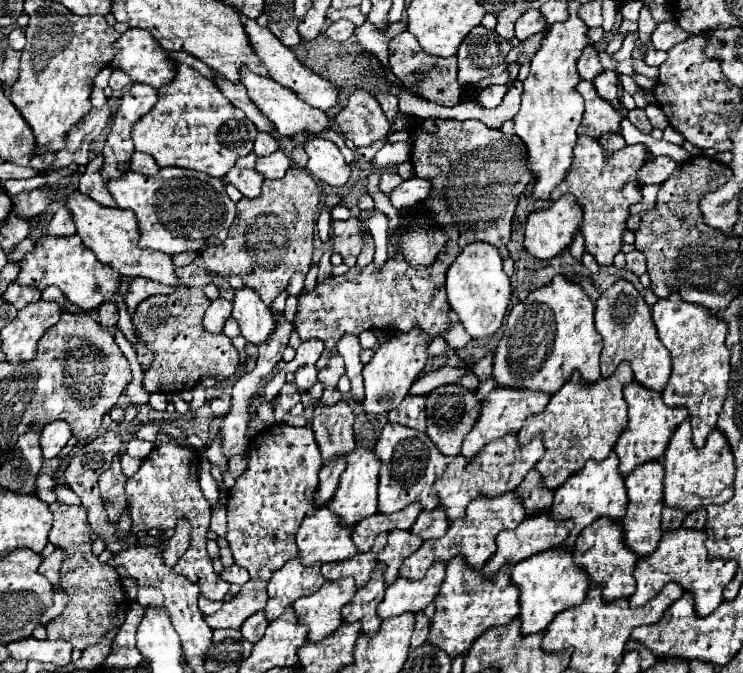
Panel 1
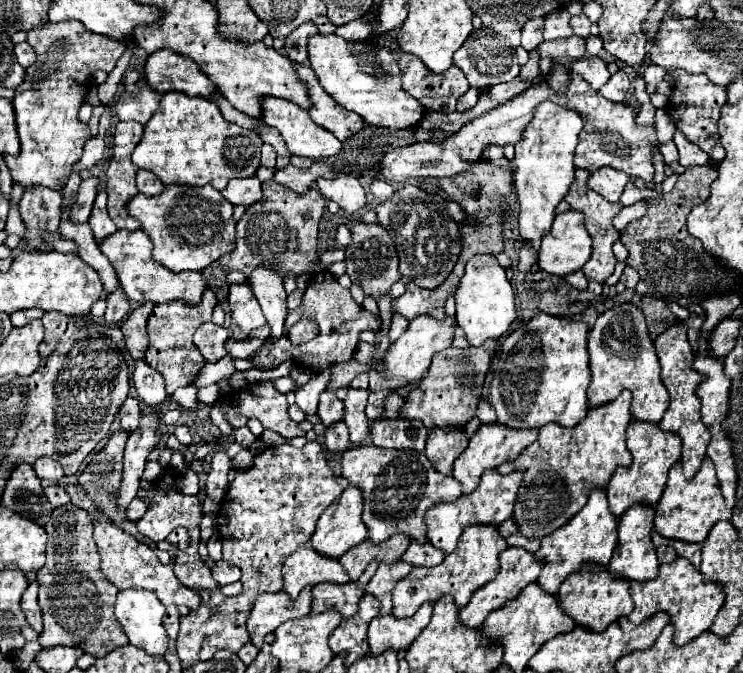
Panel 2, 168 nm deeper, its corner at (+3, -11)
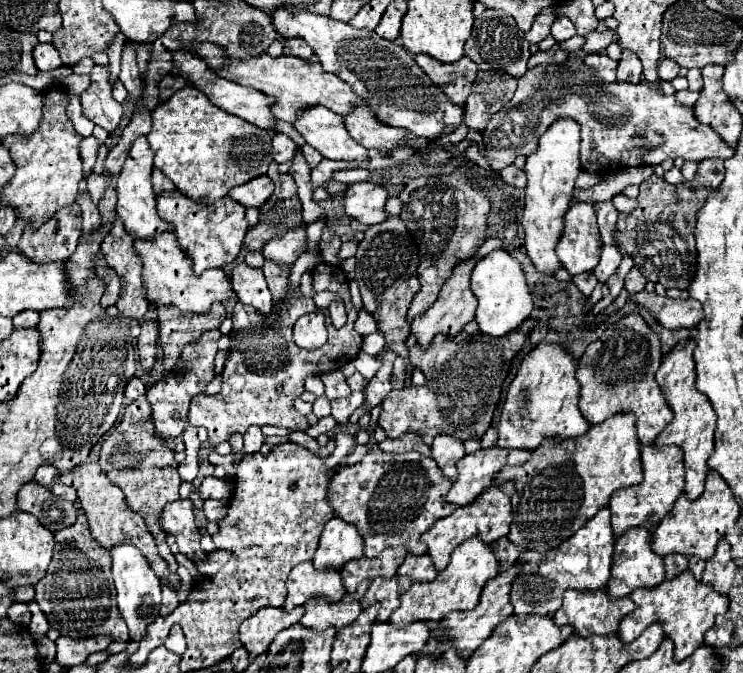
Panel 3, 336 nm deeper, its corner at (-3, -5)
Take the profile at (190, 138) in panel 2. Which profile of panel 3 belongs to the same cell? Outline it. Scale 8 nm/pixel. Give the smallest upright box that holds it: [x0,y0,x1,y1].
[146,86,272,202]

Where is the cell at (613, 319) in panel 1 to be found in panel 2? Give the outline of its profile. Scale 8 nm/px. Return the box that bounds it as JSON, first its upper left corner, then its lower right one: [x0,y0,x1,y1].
[588,304,668,424]

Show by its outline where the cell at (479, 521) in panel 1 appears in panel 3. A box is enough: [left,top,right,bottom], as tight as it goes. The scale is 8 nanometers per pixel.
[390,536,498,626]

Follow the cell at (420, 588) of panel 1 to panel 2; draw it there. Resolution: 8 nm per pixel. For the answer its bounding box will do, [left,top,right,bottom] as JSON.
[368,604,432,656]

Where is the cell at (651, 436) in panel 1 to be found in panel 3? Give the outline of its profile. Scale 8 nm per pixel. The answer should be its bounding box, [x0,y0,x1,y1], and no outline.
[610,444,684,536]

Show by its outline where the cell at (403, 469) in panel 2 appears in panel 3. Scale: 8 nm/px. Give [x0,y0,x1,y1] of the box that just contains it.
[328,448,456,558]

